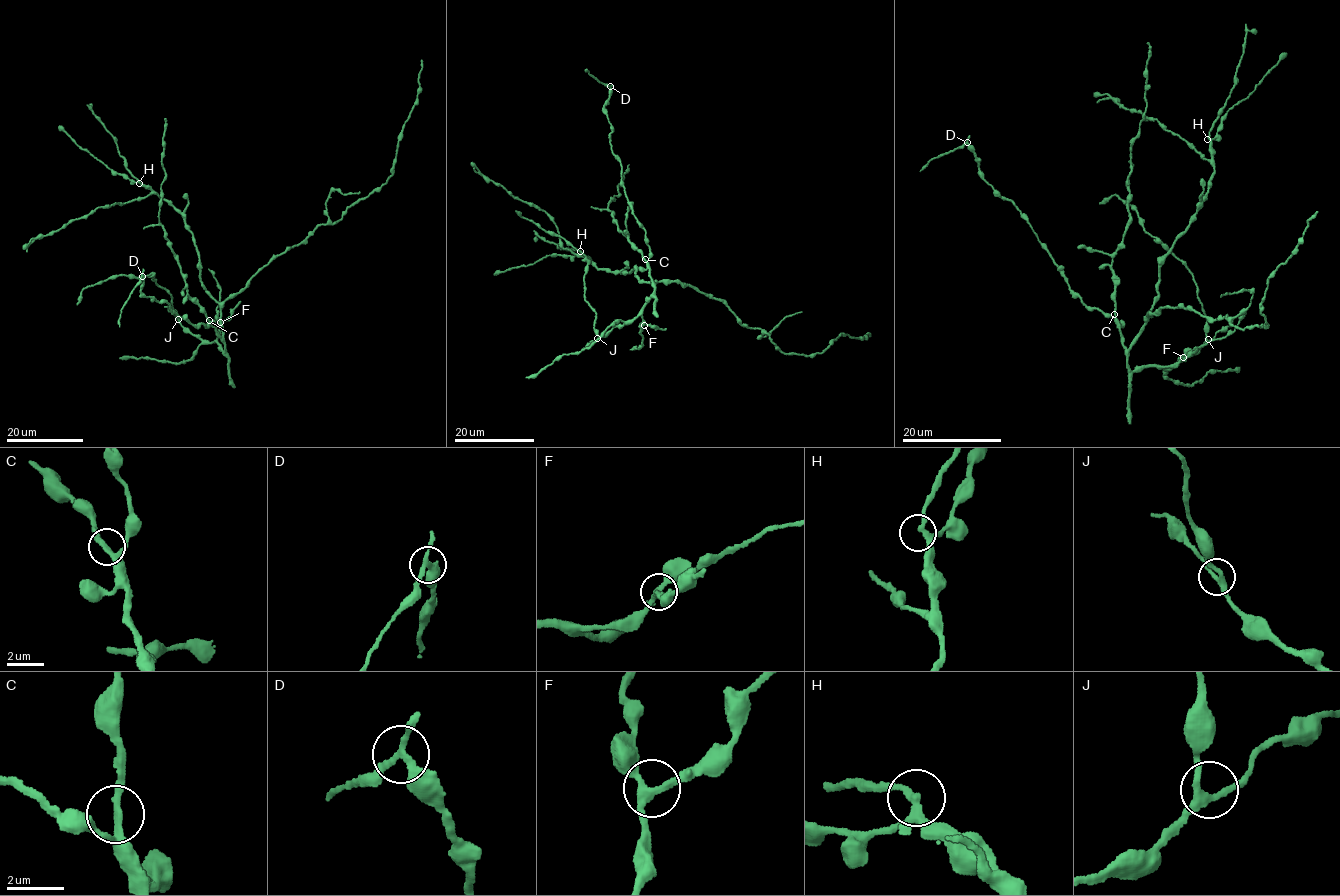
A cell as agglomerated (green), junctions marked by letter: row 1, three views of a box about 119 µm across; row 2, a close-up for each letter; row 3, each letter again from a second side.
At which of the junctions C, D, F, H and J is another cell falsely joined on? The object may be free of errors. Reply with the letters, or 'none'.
D

